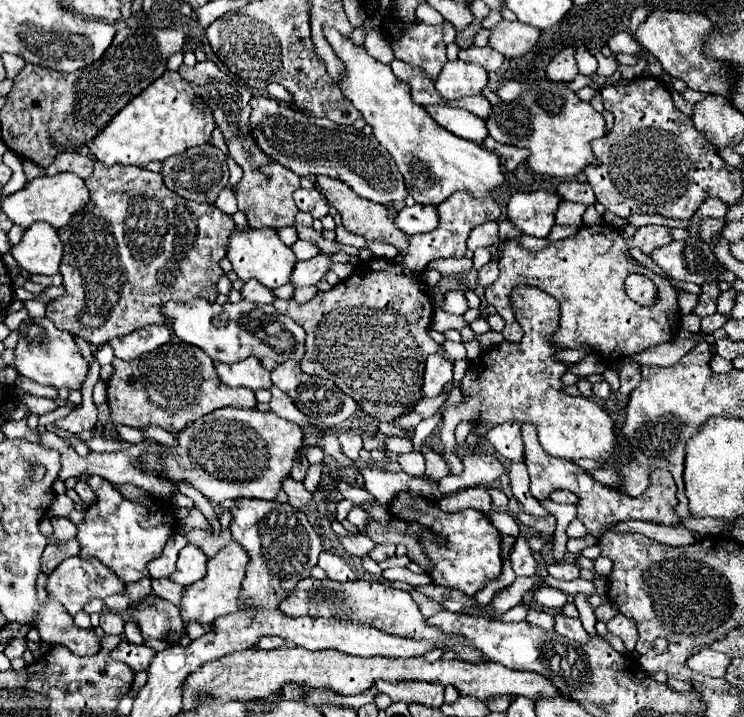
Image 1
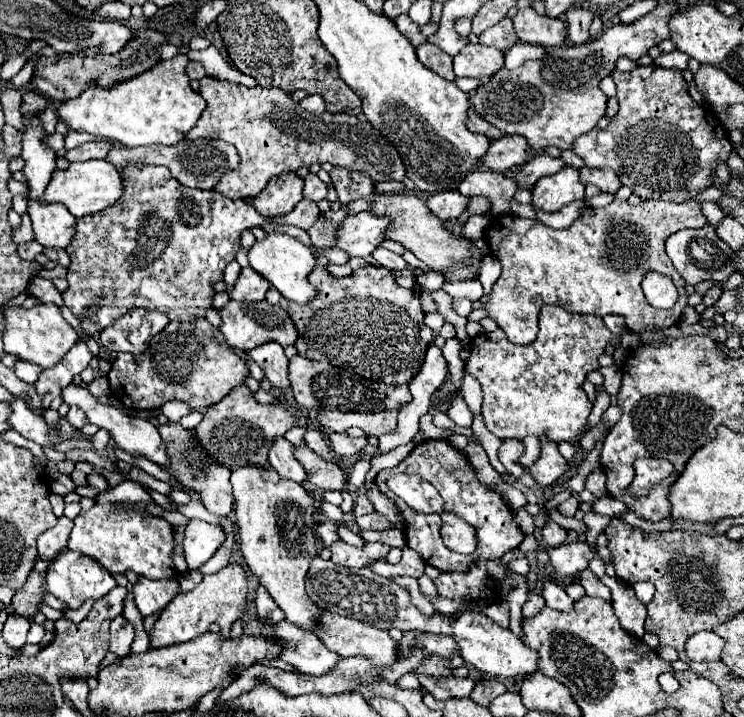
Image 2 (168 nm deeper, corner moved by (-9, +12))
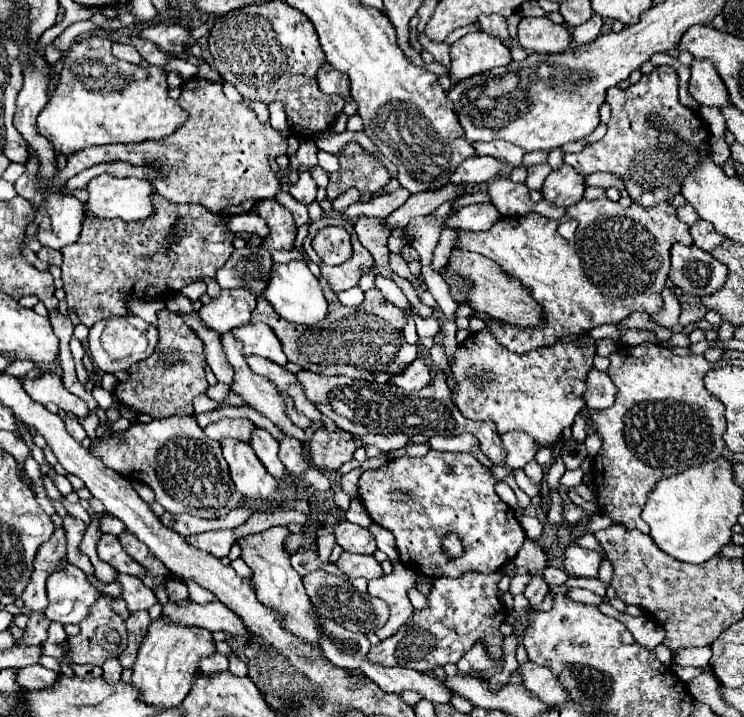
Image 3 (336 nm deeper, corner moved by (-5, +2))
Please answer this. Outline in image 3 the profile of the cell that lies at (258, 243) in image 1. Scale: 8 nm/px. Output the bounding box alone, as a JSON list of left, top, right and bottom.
[265,260,327,326]

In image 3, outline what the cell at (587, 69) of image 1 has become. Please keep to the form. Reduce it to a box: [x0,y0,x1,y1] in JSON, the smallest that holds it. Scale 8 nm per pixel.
[573,14,603,44]

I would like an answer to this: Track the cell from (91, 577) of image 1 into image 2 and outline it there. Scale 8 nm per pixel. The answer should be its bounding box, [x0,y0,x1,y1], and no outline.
[47,550,115,608]

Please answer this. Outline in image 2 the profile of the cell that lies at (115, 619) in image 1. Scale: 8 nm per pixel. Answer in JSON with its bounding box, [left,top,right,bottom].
[109,616,135,656]

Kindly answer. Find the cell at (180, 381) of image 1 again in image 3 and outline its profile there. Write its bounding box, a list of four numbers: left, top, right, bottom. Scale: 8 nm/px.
[113,310,209,418]

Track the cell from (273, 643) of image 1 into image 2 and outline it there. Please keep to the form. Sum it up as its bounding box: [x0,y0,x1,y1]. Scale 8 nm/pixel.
[255,586,285,626]

